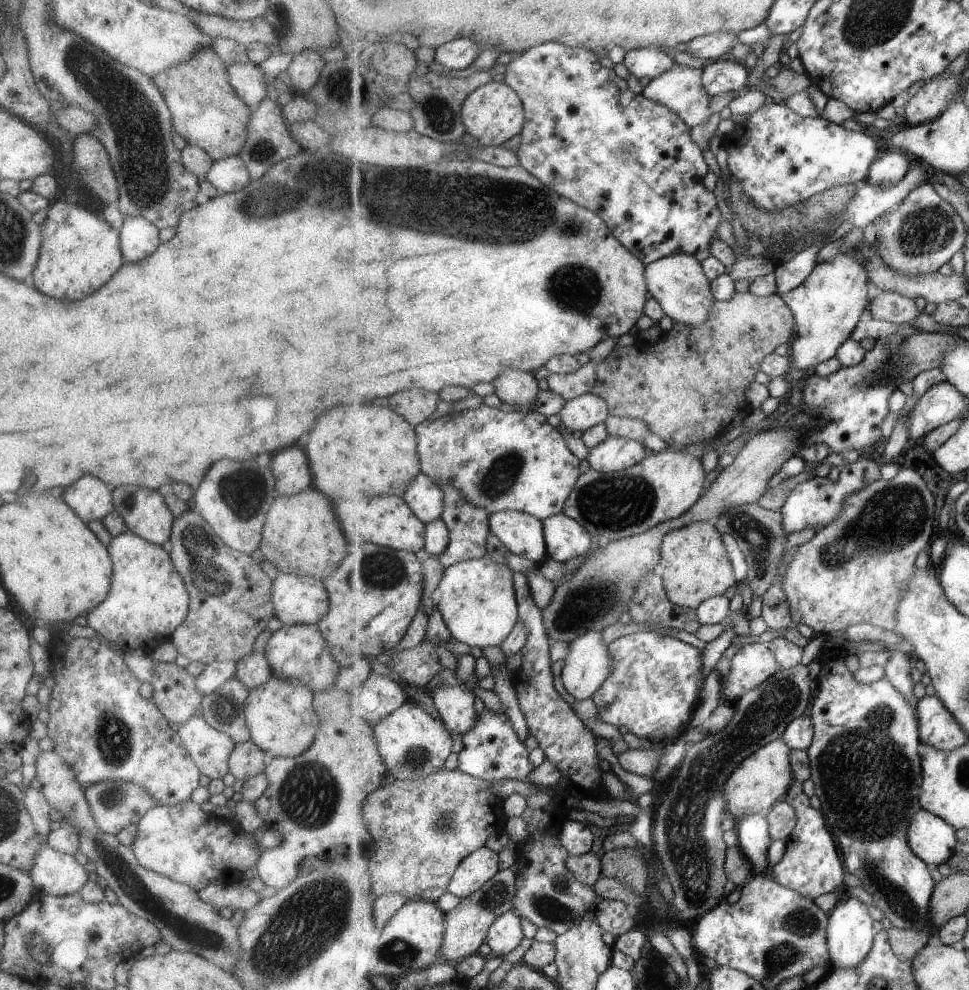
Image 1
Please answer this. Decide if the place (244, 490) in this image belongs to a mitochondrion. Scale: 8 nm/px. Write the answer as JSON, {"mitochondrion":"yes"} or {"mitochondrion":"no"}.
{"mitochondrion":"yes"}

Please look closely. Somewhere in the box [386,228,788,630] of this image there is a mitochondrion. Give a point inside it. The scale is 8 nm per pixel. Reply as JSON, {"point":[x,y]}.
{"point":[618,503]}

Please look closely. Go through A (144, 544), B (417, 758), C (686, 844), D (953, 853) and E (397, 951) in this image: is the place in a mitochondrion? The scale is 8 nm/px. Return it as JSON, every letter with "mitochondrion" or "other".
{"A":"other","B":"mitochondrion","C":"mitochondrion","D":"other","E":"mitochondrion"}

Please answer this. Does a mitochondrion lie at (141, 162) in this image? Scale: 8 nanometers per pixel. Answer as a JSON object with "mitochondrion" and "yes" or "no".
{"mitochondrion":"yes"}

